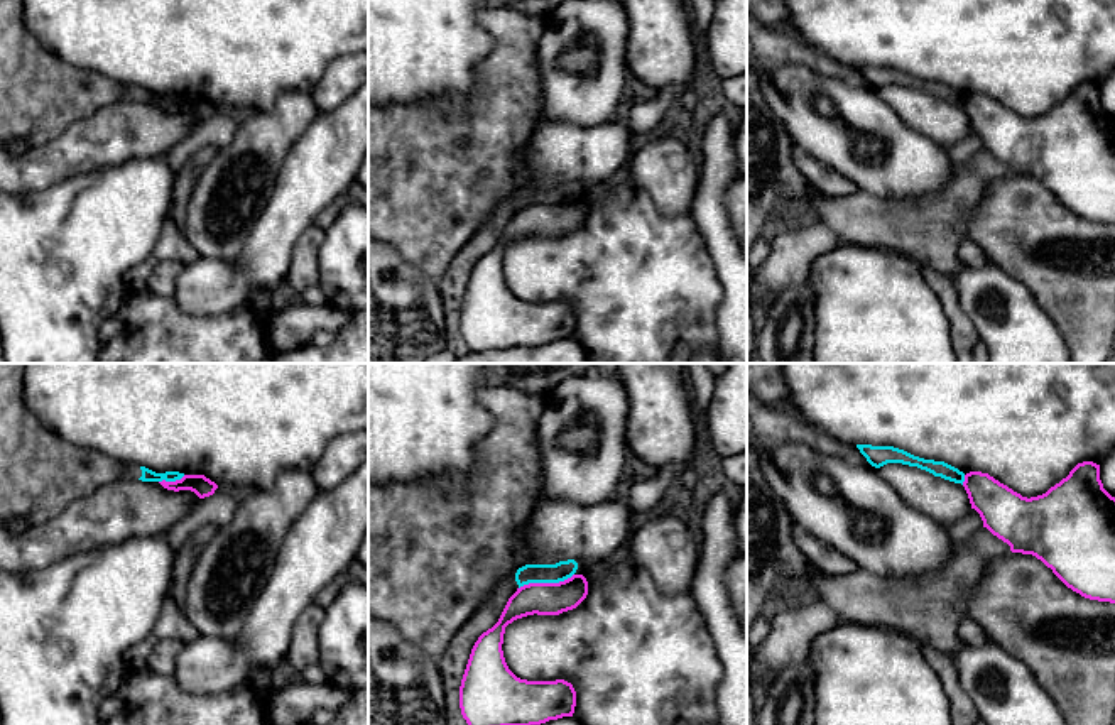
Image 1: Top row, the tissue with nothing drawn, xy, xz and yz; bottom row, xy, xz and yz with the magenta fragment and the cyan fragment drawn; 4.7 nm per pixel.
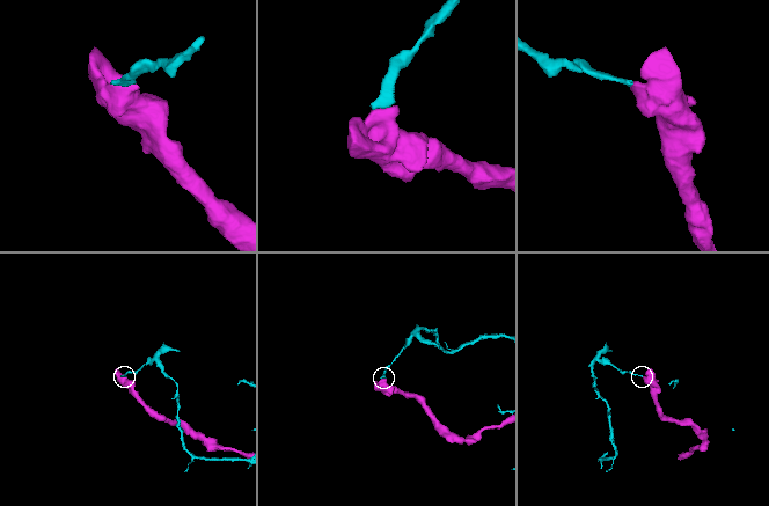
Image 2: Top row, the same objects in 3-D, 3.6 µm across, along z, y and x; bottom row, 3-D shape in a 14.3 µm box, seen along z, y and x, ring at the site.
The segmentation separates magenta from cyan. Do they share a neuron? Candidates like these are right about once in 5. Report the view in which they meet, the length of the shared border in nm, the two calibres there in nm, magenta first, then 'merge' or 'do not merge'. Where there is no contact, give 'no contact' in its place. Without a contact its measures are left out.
meets magenta in xz; contact 280 nm long; 160 nm thick on the magenta side, 100 nm on the other; do not merge

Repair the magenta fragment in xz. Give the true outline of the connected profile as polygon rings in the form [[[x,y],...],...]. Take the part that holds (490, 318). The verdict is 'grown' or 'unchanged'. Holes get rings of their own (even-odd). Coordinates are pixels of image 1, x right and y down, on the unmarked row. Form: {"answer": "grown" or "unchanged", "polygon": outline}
{"answer": "unchanged", "polygon": [[[573,196],[559,204],[529,204],[509,220],[498,243],[483,253],[475,264],[460,308],[460,330],[470,352],[490,352],[502,348],[530,348],[549,341],[573,338],[576,313],[564,301],[527,303],[517,299],[507,287],[502,265],[505,248],[527,237],[559,237],[576,230],[588,216],[588,203],[583,196]]]}

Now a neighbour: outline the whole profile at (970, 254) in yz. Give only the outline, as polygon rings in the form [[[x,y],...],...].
[[[961,238],[958,243],[958,257],[966,267],[983,267],[992,262],[980,245],[970,238]]]

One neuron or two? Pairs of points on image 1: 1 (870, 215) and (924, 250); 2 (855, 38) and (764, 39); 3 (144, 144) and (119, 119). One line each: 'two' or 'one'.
1: one
2: two
3: one

